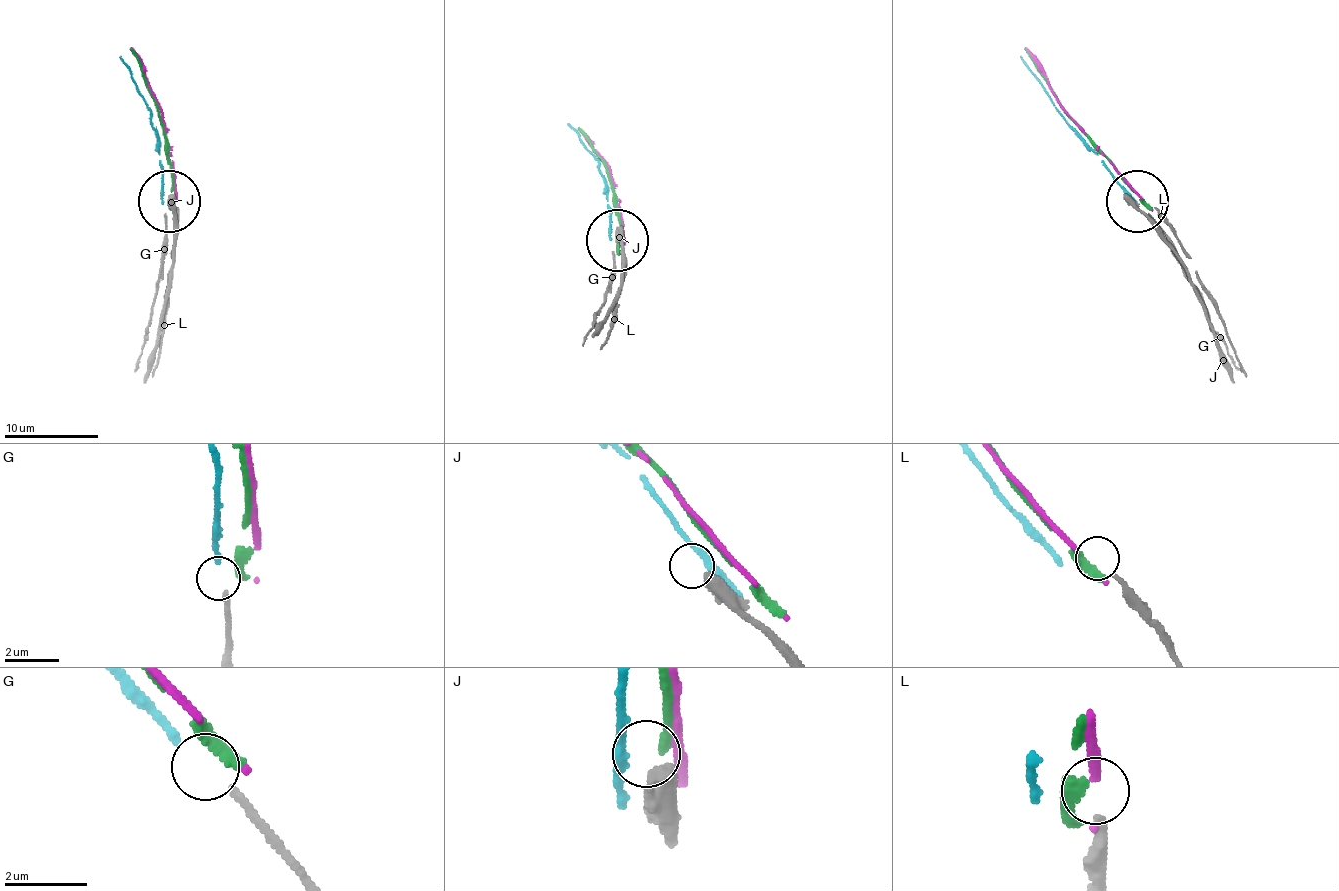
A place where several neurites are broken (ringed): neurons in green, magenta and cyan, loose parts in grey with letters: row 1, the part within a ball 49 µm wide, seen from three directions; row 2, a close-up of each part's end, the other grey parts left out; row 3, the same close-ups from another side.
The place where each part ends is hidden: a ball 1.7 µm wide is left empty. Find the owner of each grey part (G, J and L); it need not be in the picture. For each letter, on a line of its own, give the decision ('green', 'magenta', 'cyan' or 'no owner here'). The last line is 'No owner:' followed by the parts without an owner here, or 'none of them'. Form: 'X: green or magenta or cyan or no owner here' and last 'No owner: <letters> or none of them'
G: cyan
J: no owner here
L: no owner here
No owner: J, L

